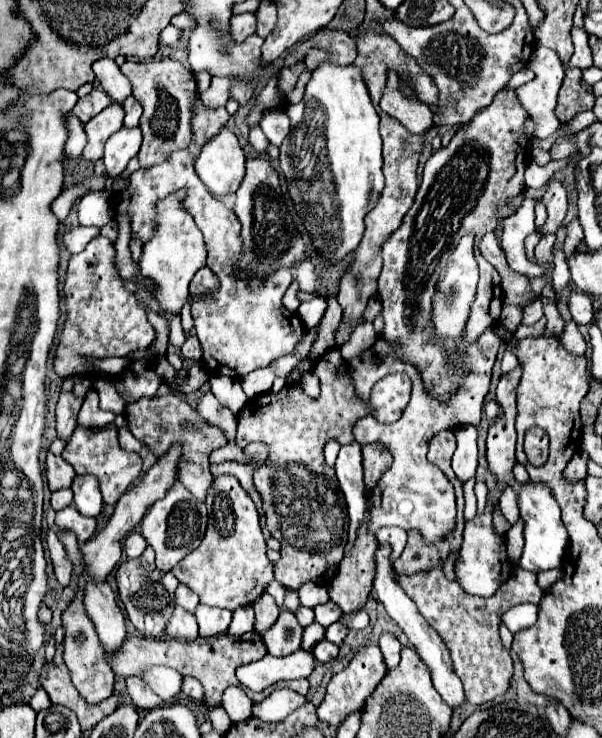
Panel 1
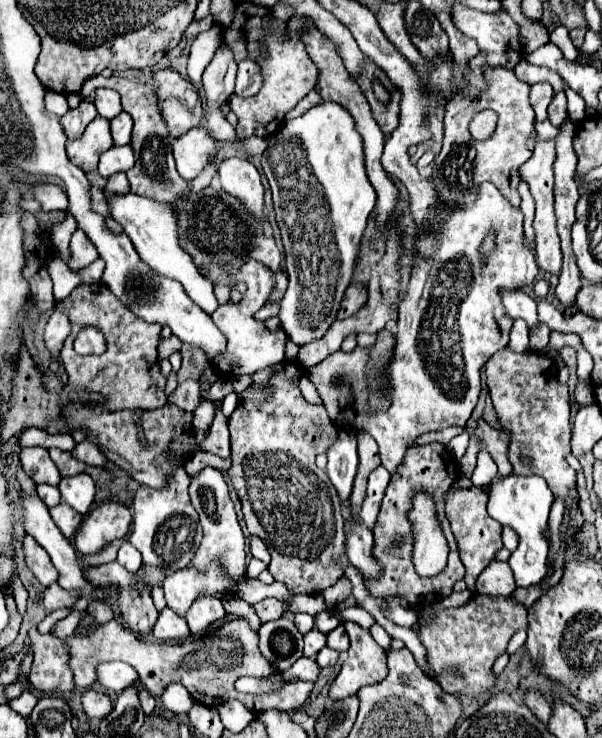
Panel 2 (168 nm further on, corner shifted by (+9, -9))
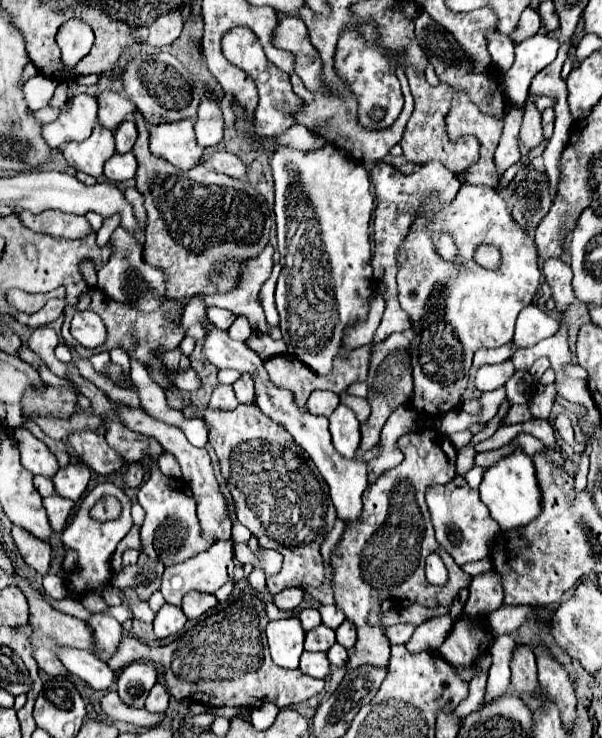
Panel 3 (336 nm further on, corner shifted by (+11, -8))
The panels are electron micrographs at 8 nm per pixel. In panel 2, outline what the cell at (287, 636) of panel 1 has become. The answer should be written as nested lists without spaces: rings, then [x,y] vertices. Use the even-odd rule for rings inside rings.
[[[289,615],[267,621],[259,629],[259,649],[279,671],[289,669],[303,655],[303,635]]]

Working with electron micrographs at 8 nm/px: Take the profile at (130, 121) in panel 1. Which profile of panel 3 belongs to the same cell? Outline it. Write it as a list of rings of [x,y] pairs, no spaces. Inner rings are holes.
[[[125,120],[115,130],[115,148],[117,152],[129,152],[137,138],[137,128],[133,120]]]

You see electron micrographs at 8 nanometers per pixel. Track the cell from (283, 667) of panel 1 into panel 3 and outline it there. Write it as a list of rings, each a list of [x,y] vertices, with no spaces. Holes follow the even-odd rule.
[[[303,652],[299,668],[303,674],[313,678],[325,678],[329,674],[329,660],[323,652]]]

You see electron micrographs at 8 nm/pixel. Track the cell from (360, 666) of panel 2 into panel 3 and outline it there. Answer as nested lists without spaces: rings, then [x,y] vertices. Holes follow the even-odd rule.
[[[435,430],[409,432],[399,438],[399,448],[405,460],[381,474],[377,482],[363,494],[363,514],[357,526],[349,526],[343,540],[333,556],[333,592],[335,606],[345,612],[345,618],[357,628],[357,642],[349,654],[347,672],[359,668],[361,664],[385,668],[389,660],[389,640],[383,626],[369,626],[369,612],[387,612],[397,604],[397,600],[425,596],[425,606],[449,606],[461,588],[467,588],[471,576],[465,574],[451,554],[441,548],[435,540],[435,530],[431,514],[425,502],[425,490],[429,484],[451,482],[455,476],[455,448],[447,438]],[[437,550],[449,568],[449,582],[445,586],[431,586],[425,580],[423,564],[425,556]]]

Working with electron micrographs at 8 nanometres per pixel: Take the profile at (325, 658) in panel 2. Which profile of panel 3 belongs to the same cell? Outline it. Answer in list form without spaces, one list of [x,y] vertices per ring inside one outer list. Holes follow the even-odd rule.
[[[333,644],[327,652],[327,658],[331,662],[331,666],[345,666],[347,662],[347,650],[341,644]]]

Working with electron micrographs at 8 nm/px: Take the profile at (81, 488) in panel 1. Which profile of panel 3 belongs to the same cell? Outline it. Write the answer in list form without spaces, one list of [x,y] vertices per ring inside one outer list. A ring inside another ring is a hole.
[[[83,462],[69,464],[67,468],[61,468],[55,474],[55,478],[53,478],[55,492],[59,496],[63,496],[63,498],[69,498],[73,502],[79,502],[79,498],[87,490],[89,476],[91,476],[91,470],[89,470],[87,464],[83,464]]]

